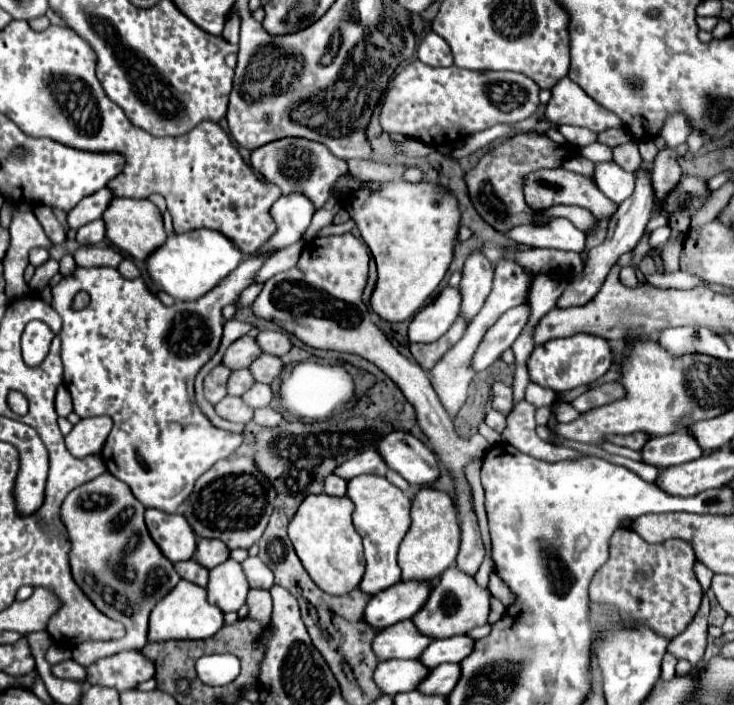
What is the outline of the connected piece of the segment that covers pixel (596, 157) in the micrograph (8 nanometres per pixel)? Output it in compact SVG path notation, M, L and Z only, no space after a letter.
M592 143L588 147L582 149L582 155L594 163L602 163L602 161L612 161L612 149L606 147L604 143Z

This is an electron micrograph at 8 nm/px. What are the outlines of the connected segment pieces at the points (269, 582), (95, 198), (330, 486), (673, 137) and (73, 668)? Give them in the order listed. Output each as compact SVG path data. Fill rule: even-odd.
M248 557L242 567L252 589L270 589L274 585L274 573L260 557Z
M108 187L96 191L96 195L88 195L88 199L80 201L68 213L68 225L72 229L78 229L78 227L82 227L82 225L86 225L86 223L90 223L94 219L100 219L112 199L114 199L114 195L112 195L112 191Z
M328 475L328 481L324 485L324 493L328 495L346 495L346 485L348 481L338 477L338 475Z
M672 115L668 121L666 121L666 125L664 125L664 129L660 131L660 137L664 137L664 140L670 147L674 147L674 145L683 144L686 141L686 137L690 135L690 127L688 127L688 121L682 117L682 115Z
M64 661L58 665L52 665L52 675L58 679L70 679L70 681L86 681L86 669L78 665L76 661Z

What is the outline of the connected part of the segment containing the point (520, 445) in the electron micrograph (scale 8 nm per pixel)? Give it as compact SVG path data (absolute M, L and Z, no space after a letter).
M522 399L512 409L512 413L508 415L508 425L502 433L502 441L510 443L518 451L532 455L536 459L542 459L542 461L566 461L566 459L586 457L586 453L580 453L576 449L542 441L536 435L536 421L530 415L530 411L536 411L536 407L532 403L528 403L526 399Z

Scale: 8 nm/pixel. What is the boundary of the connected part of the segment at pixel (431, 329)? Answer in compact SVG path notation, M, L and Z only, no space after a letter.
M444 287L434 303L426 305L410 323L410 343L432 343L448 331L448 327L460 315L462 295L458 287Z

